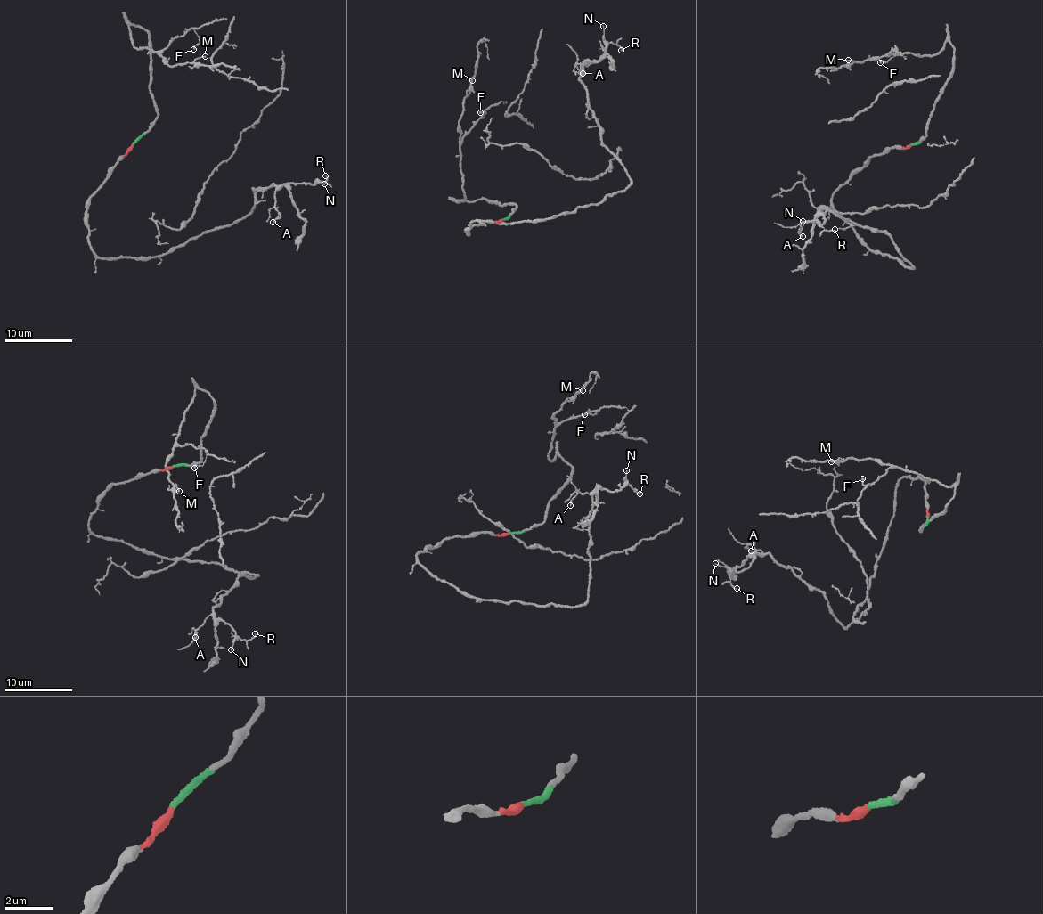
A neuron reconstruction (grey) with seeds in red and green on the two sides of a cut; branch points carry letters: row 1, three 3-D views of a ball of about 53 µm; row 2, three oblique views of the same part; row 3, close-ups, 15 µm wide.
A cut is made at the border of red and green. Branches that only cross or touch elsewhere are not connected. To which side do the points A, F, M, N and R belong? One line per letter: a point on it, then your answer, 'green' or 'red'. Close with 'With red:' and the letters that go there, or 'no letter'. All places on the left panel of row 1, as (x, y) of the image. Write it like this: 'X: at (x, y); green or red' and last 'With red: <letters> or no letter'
A: at (272, 222); red
F: at (193, 49); green
M: at (205, 56); green
N: at (324, 183); red
R: at (325, 175); red
With red: A, N, R

